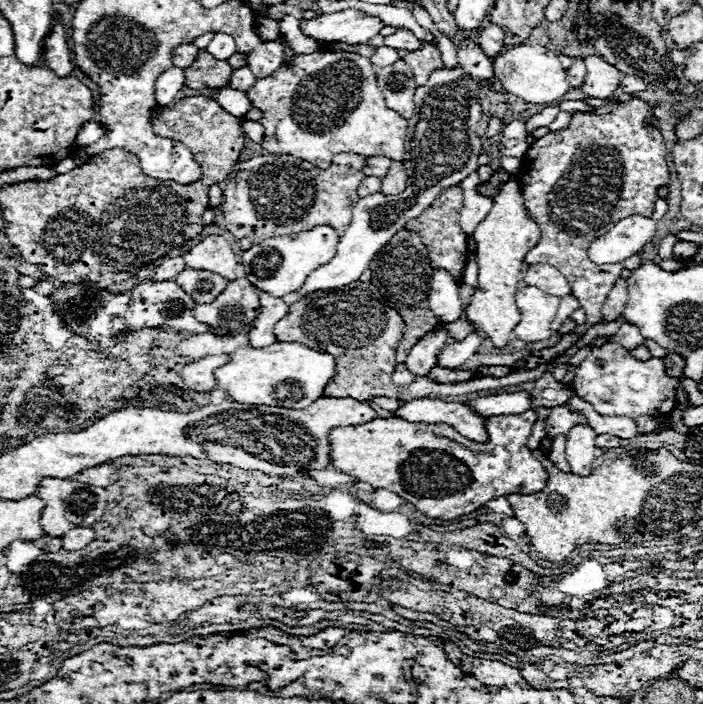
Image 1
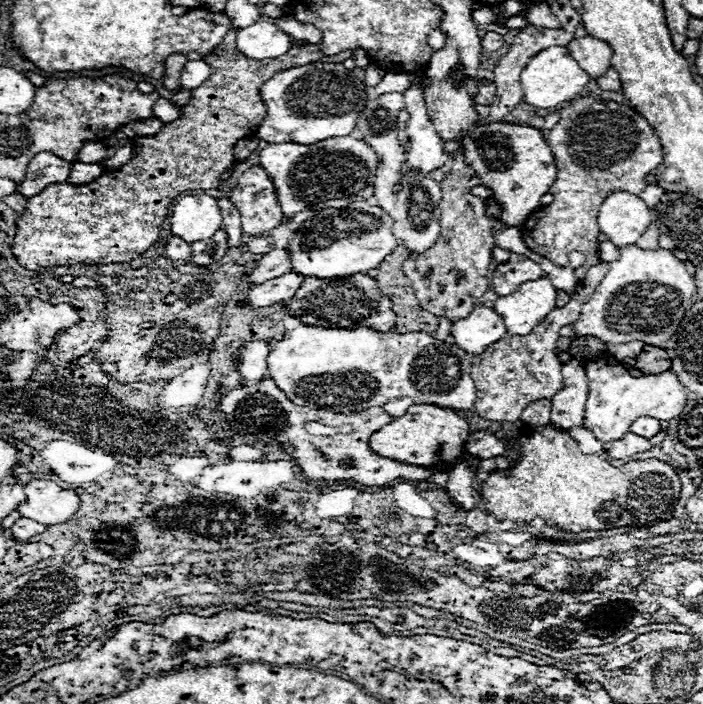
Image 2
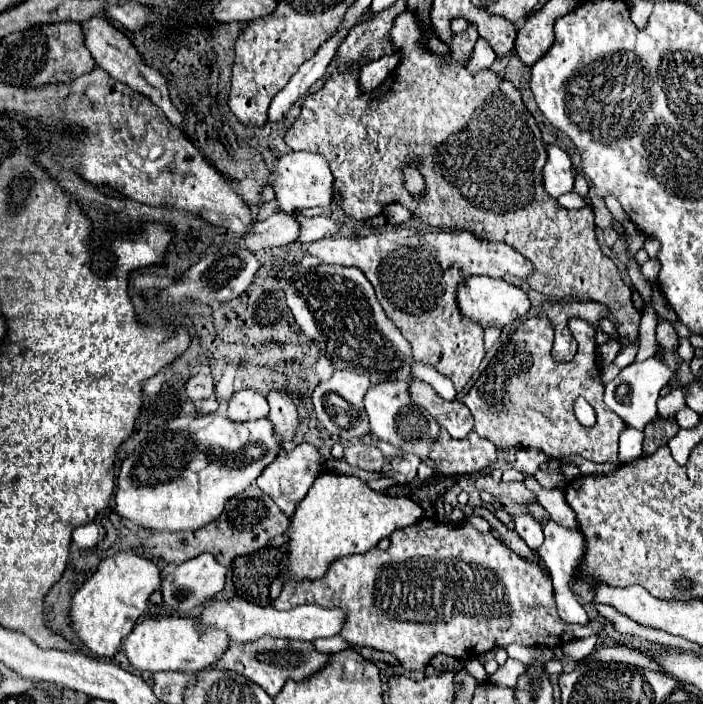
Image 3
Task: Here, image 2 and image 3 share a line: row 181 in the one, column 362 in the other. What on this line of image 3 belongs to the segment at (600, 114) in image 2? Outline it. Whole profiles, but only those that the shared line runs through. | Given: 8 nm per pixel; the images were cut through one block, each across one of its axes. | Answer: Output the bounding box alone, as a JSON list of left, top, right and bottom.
[274,518,606,670]

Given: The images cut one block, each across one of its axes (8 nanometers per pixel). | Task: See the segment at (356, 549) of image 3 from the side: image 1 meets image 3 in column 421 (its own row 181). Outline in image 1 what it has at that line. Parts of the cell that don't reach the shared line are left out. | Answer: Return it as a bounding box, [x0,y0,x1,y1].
[468,176,540,348]

